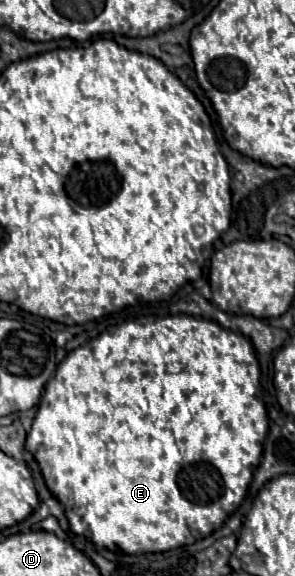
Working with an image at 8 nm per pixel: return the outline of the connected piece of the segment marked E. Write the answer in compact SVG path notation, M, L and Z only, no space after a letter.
M192 315L150 316L150 323L141 320L126 321L88 341L86 345L70 351L58 365L54 377L50 377L50 381L46 383L46 391L34 417L32 431L28 433L26 449L40 463L44 481L52 495L64 505L70 529L90 539L98 549L136 555L164 553L174 547L192 545L194 541L208 537L212 531L220 529L224 521L240 507L252 475L260 463L262 441L269 430L269 418L264 403L256 397L258 377L260 367L250 339L228 331L216 321Z

